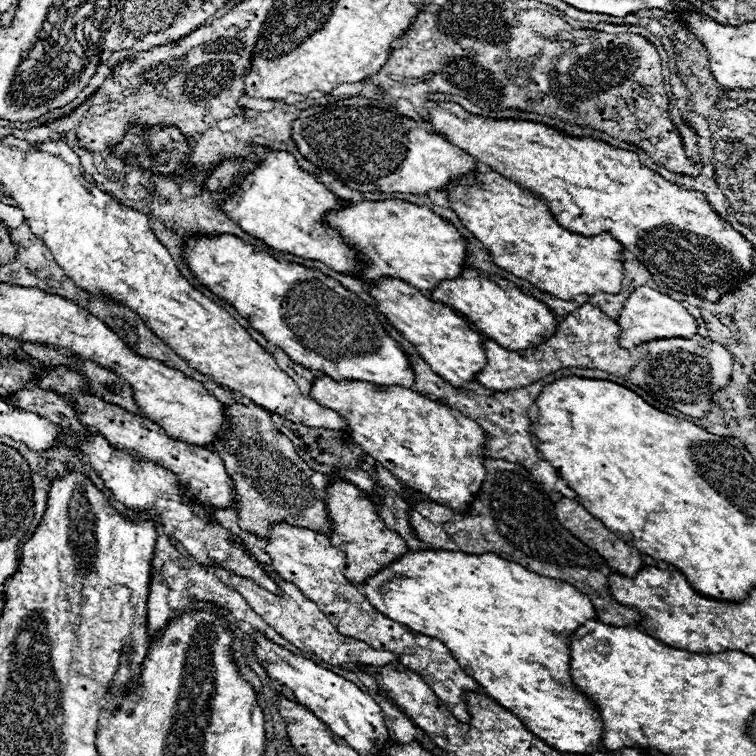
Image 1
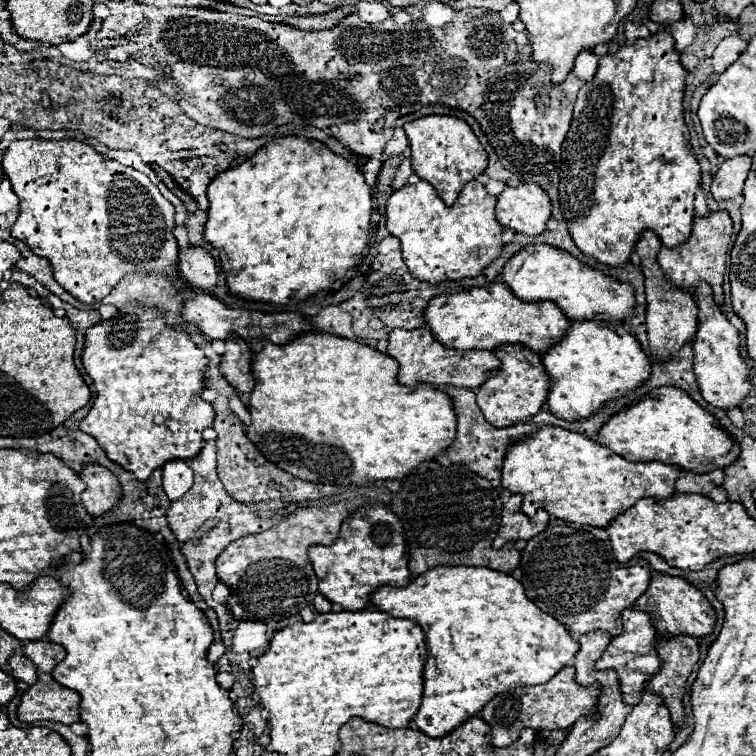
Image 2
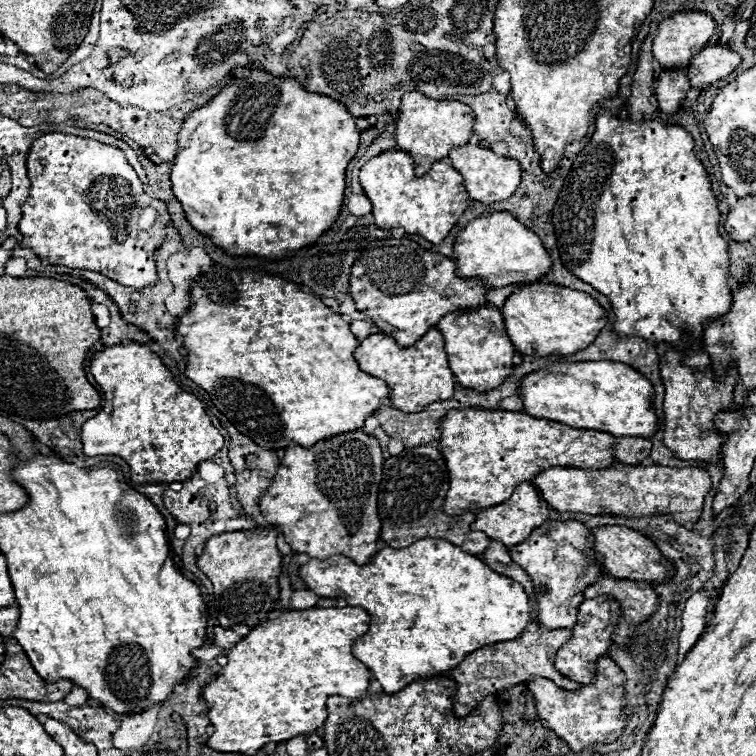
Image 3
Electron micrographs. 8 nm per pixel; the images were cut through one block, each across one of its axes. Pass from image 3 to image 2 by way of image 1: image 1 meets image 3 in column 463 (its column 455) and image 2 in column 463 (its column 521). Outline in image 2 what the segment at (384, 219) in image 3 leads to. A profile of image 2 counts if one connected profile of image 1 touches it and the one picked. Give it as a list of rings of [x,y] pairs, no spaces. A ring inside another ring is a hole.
[[[420,180],[396,190],[386,202],[386,230],[402,242],[402,256],[416,280],[438,284],[478,276],[502,248],[502,226],[494,216],[496,196],[472,180],[458,194],[452,206],[444,206],[436,190]]]

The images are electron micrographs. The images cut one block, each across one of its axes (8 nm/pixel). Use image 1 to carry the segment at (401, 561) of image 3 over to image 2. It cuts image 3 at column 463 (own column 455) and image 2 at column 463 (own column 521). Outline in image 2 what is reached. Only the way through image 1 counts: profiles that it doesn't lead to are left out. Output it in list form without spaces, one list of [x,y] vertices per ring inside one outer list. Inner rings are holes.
[[[436,566],[418,574],[404,588],[378,588],[370,596],[370,604],[390,616],[408,618],[422,626],[428,658],[424,664],[424,696],[412,724],[432,738],[444,736],[452,732],[456,724],[476,716],[500,692],[548,682],[560,668],[572,666],[576,650],[580,650],[580,644],[572,640],[570,632],[558,620],[526,598],[518,580],[492,568]]]

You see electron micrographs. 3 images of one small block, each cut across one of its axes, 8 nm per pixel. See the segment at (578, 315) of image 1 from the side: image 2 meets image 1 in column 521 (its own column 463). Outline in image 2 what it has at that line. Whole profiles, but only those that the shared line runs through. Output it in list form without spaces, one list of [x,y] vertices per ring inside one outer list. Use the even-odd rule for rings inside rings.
[[[426,326],[416,330],[402,330],[396,328],[390,332],[390,344],[388,344],[388,356],[398,360],[398,382],[404,386],[416,386],[416,384],[448,384],[458,388],[478,388],[486,374],[490,370],[500,368],[500,360],[490,350],[450,350],[444,348],[434,340],[430,330]]]

